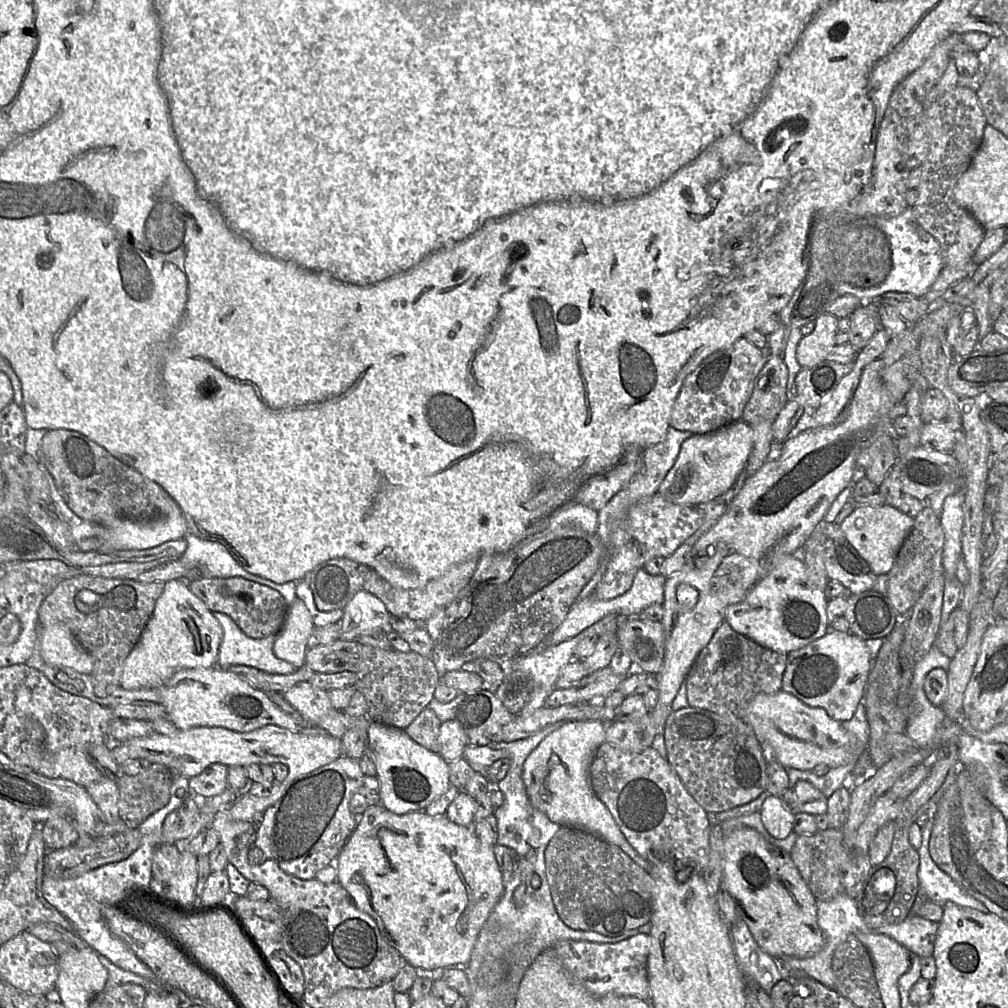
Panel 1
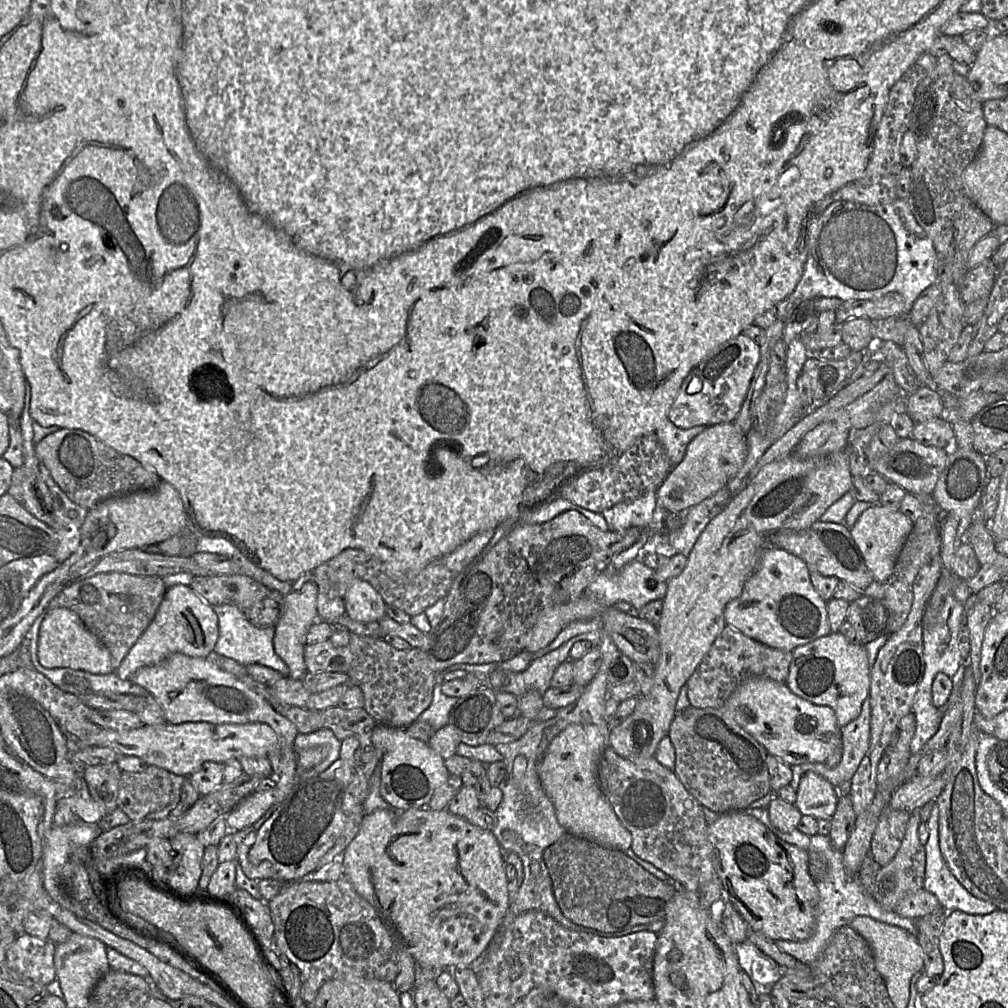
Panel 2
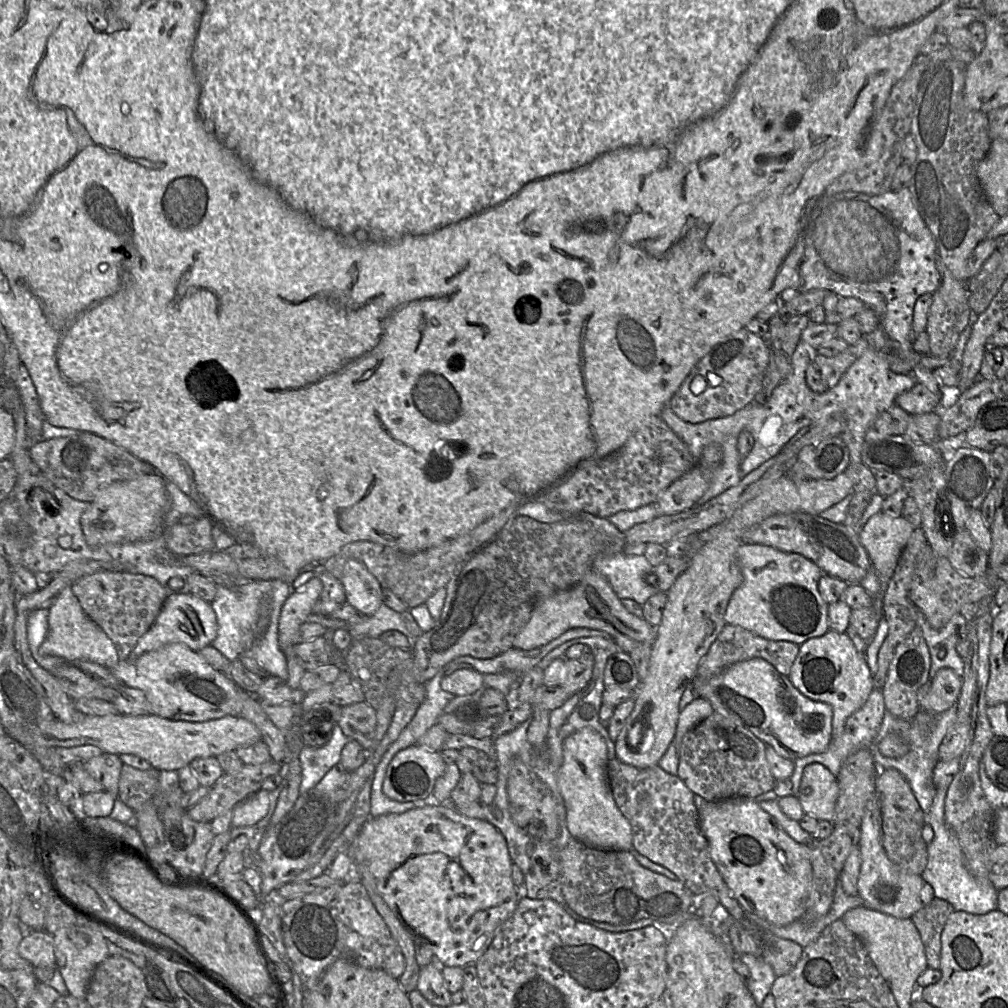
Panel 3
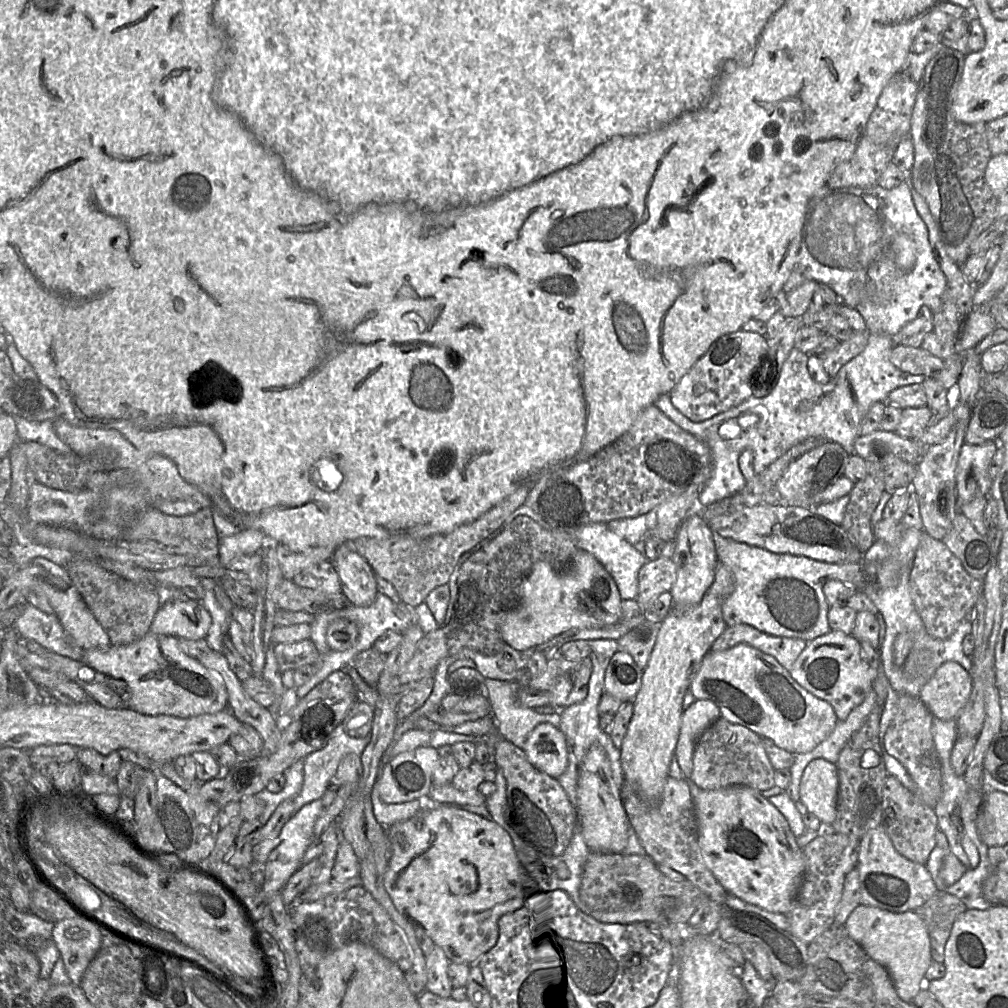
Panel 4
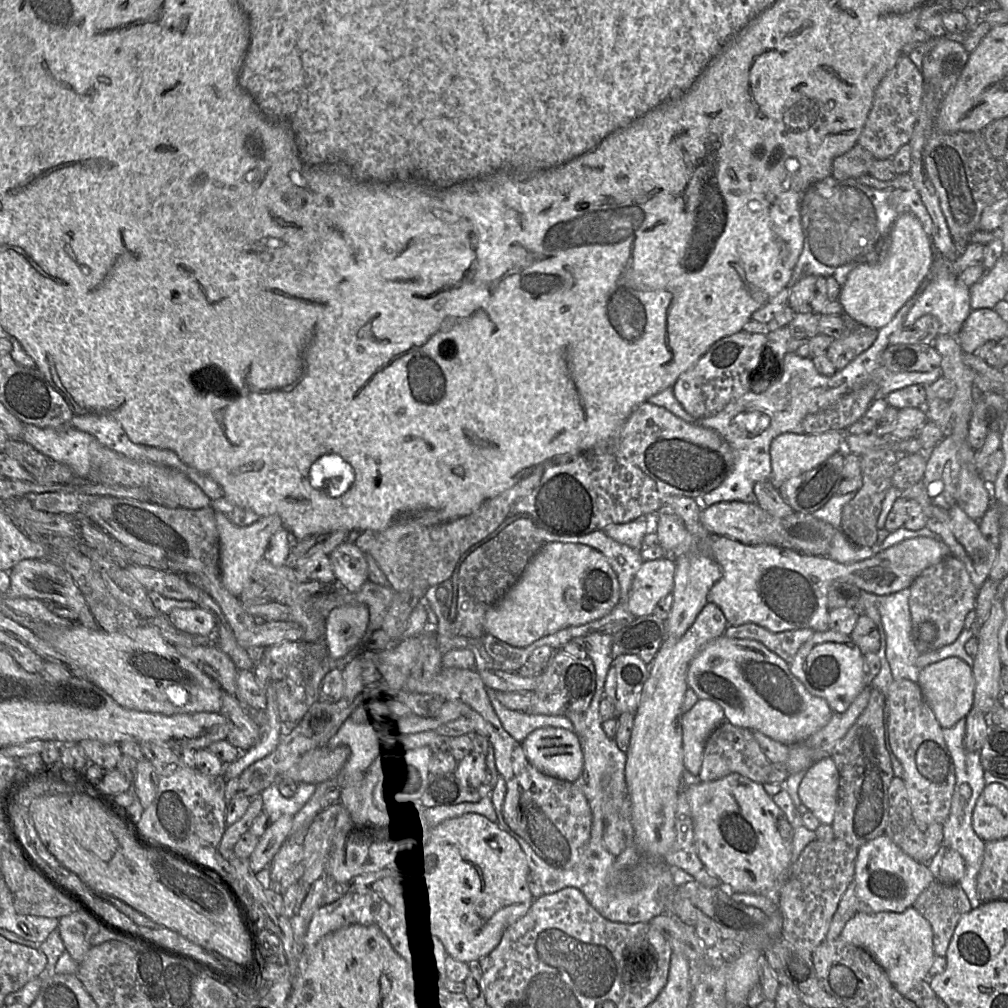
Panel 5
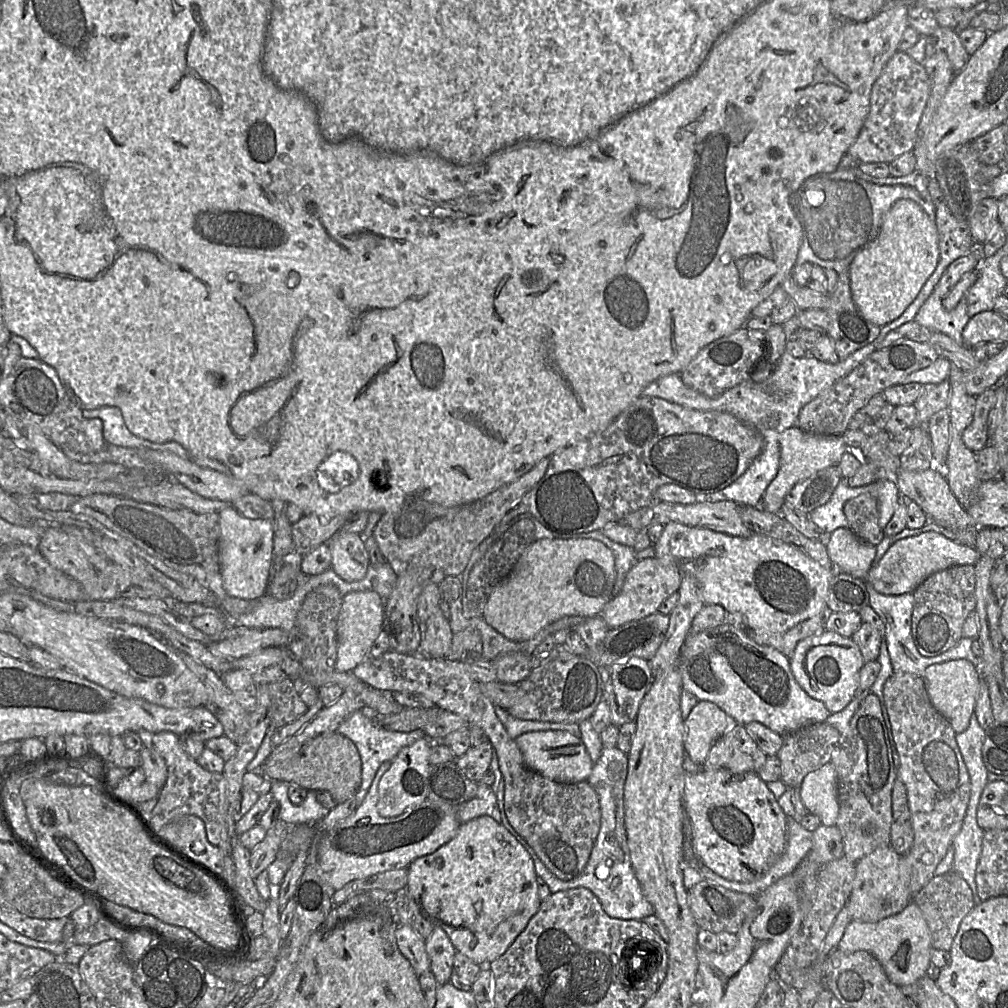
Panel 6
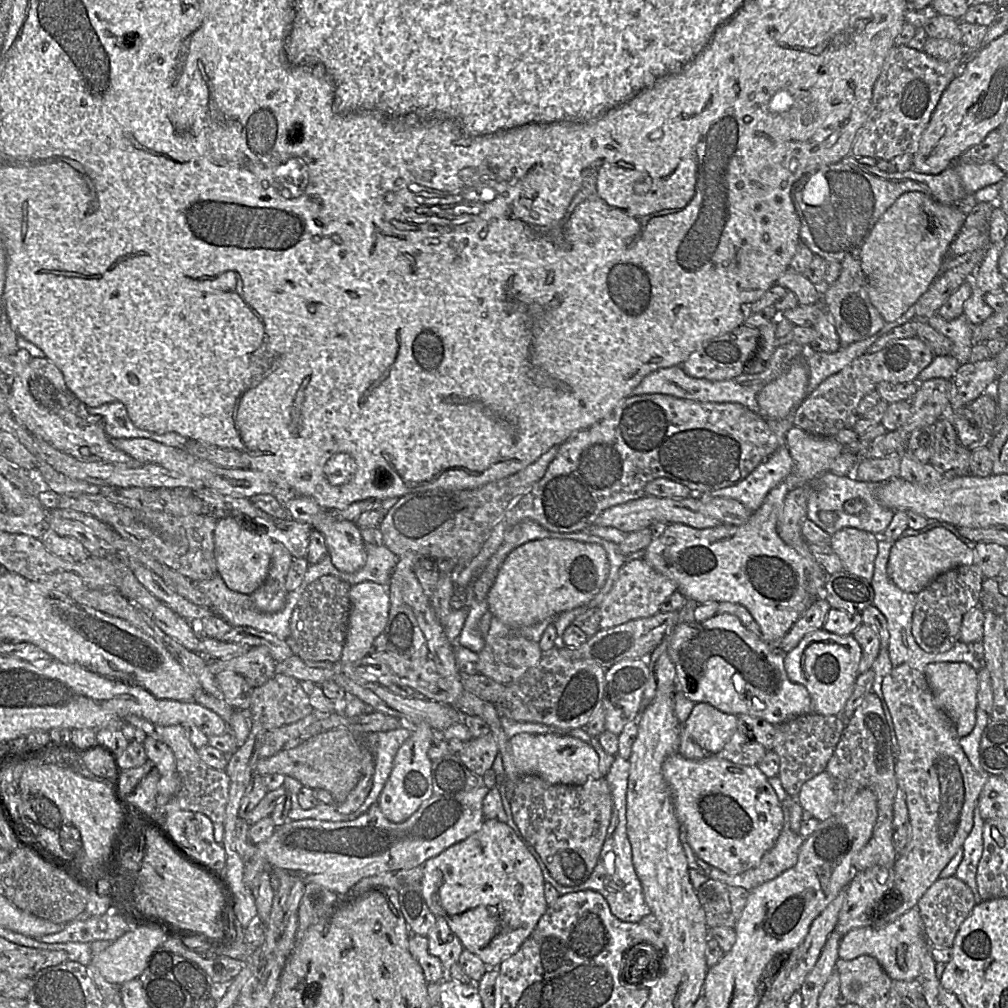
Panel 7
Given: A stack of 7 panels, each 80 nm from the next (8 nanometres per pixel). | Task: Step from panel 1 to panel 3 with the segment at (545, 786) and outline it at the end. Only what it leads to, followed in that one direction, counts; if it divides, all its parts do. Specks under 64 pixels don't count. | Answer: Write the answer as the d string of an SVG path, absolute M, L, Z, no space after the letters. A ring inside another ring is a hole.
M583 728L563 741L563 761L557 771L557 786L566 809L566 827L572 837L588 846L629 852L645 868L678 881L669 869L638 853L633 847L632 828L617 807L607 778L607 747L597 731Z

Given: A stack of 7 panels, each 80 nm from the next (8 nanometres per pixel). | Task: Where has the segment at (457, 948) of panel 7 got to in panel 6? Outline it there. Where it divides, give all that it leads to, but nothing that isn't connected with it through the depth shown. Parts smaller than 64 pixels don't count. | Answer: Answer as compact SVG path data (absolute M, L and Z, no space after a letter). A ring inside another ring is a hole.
M434 926L425 942L425 949L430 960L430 971L434 974L438 985L449 982L456 955L456 949L451 940L441 927Z

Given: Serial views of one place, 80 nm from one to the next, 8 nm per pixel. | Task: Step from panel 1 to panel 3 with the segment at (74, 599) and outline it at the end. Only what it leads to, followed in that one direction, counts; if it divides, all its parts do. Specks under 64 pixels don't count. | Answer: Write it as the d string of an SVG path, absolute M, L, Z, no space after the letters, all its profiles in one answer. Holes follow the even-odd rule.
M95 572L77 579L71 587L85 614L114 644L119 661L129 658L138 640L154 623L167 596L153 577L128 572Z

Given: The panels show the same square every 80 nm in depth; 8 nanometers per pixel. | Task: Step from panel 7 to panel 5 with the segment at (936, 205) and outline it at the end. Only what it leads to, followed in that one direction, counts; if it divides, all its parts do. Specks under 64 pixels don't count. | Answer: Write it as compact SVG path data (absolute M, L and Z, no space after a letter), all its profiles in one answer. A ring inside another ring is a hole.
M911 213L901 214L893 224L878 260L860 264L849 273L837 299L844 313L865 326L875 329L884 327L928 276L935 253L931 237L919 219Z

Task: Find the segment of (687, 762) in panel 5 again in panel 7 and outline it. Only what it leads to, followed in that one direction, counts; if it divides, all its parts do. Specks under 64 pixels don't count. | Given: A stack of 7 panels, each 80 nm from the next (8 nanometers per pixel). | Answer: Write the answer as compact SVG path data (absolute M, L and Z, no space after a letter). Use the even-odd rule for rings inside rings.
M695 703L683 726L690 738L708 754L717 754L737 728L737 717L709 703Z

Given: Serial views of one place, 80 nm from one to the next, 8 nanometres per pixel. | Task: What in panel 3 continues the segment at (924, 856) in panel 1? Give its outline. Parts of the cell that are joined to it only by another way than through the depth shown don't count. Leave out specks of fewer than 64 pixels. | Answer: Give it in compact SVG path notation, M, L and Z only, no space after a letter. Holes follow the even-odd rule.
M938 788L926 823L934 831L933 840L927 845L927 864L922 877L934 890L935 897L948 901L955 910L983 915L998 908L998 890L989 877L975 877L966 867L960 844L945 822L945 798L947 789Z

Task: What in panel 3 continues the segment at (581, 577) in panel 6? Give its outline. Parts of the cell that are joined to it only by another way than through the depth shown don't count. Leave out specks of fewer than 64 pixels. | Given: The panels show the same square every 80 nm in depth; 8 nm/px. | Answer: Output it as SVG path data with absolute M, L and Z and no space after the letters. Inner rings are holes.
M594 569L573 587L539 597L533 606L527 624L516 635L513 648L531 650L543 646L567 630L573 628L589 628L607 633L616 643L619 651L630 653L637 646L653 643L655 627L642 617L629 613L621 604L607 579Z

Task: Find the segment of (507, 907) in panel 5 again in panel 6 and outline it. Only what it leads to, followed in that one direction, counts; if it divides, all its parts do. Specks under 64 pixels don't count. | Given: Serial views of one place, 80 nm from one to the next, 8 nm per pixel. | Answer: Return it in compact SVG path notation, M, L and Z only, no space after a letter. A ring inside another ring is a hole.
M488 815L461 823L456 835L449 842L442 845L435 852L414 860L407 867L407 871L408 880L406 889L409 895L412 896L419 905L425 917L429 919L434 926L439 926L446 932L457 952L462 953L479 965L488 965L503 955L518 935L526 928L529 920L537 913L542 902L538 895L537 874L529 853L500 822L497 822Z

